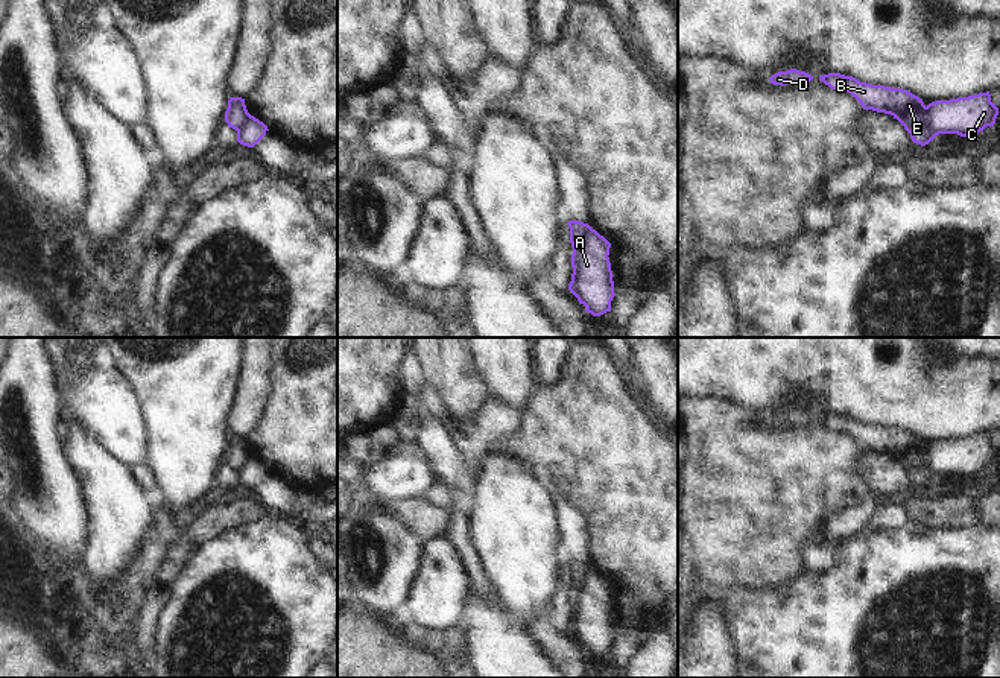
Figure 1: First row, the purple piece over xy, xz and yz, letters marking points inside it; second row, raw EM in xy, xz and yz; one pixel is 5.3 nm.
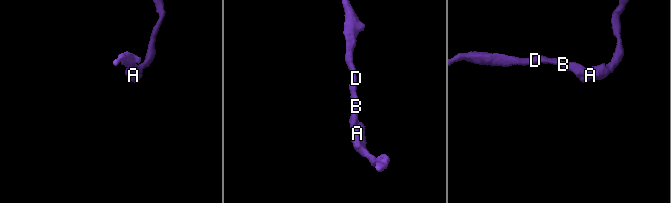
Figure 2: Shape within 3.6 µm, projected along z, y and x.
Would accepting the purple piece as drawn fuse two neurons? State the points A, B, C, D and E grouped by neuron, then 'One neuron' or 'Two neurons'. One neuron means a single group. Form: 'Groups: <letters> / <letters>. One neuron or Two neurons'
Groups: A C / B D E. Two neurons.

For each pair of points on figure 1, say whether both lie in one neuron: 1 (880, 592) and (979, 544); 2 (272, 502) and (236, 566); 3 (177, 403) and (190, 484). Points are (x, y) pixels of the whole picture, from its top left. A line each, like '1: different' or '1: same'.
1: same
2: different
3: same

